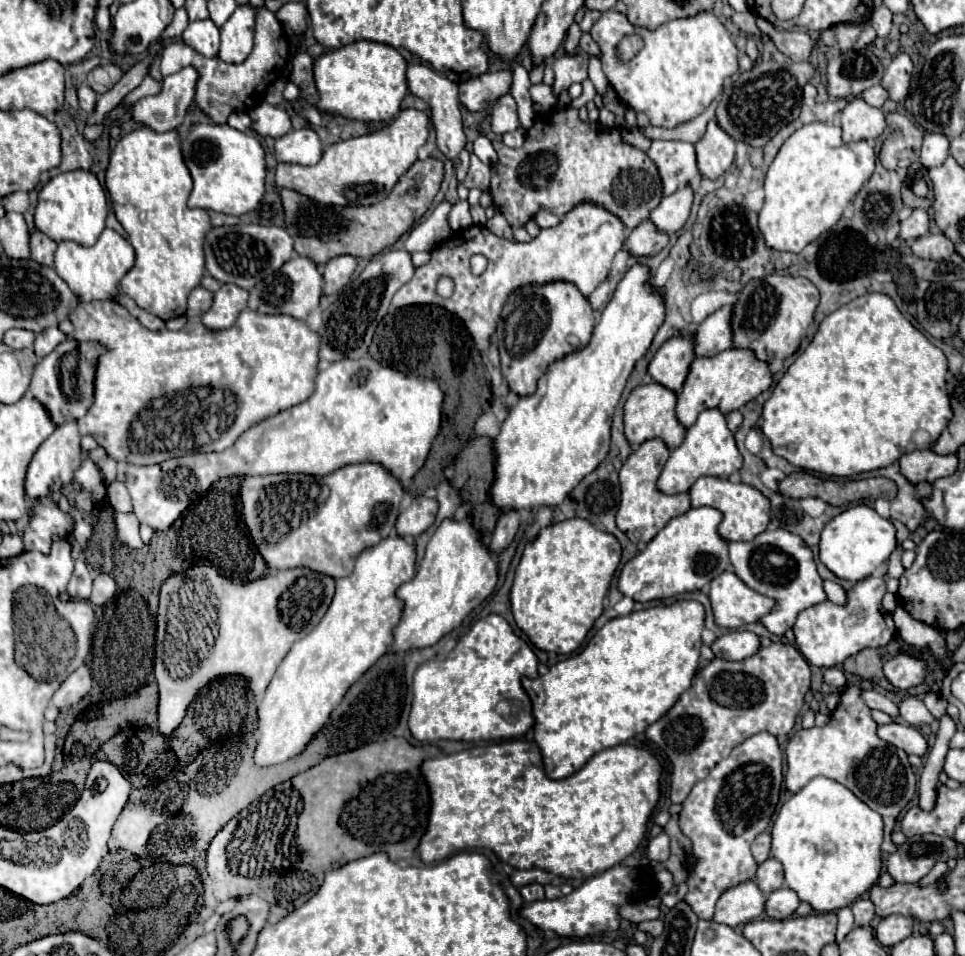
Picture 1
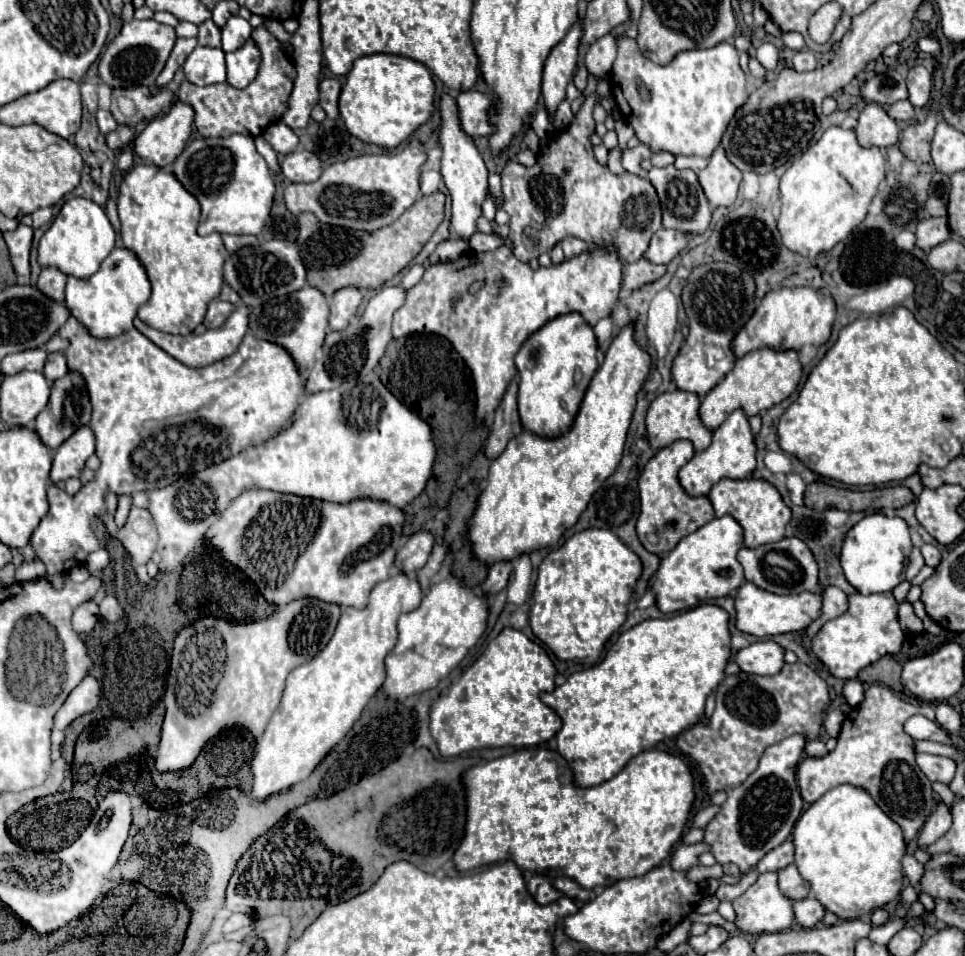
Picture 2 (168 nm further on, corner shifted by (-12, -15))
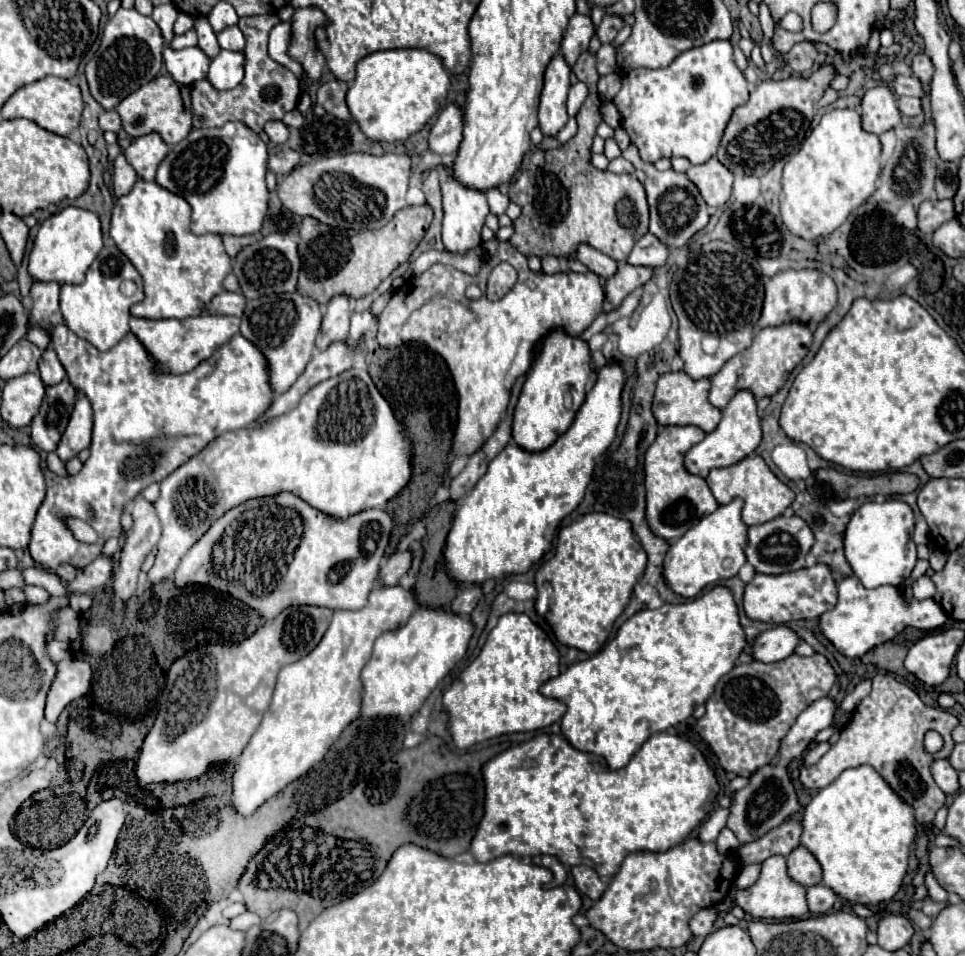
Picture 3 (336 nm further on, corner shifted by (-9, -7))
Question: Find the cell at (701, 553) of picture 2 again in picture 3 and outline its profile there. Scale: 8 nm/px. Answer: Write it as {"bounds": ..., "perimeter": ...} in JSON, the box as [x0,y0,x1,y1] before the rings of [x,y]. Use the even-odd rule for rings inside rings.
{"bounds":[664,498,748,598],"perimeter":[[[734,498],[732,502],[720,506],[716,512],[704,516],[682,538],[670,544],[670,550],[664,558],[664,578],[676,594],[684,598],[694,598],[706,586],[736,576],[742,564],[746,564],[744,546],[748,546],[748,538],[746,538],[748,526],[742,522],[740,516],[742,506],[744,500]]]}

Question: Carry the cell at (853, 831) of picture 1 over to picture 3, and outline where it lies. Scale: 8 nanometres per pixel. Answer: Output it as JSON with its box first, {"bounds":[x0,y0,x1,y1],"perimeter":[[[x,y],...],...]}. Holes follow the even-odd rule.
{"bounds":[802,764,916,904],"perimeter":[[[868,764],[842,772],[830,786],[818,790],[802,816],[802,846],[810,848],[824,870],[822,884],[850,904],[880,904],[894,898],[908,870],[910,844],[916,840],[914,808],[906,804],[890,784]]]}

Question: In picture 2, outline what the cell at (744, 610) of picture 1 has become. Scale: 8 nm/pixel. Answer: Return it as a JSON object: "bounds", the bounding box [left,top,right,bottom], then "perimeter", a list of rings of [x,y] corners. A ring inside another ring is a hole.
{"bounds":[735,582,821,638],"perimeter":[[[745,582],[739,586],[735,594],[735,612],[737,612],[737,618],[735,618],[737,630],[745,634],[753,634],[757,638],[765,638],[765,636],[807,628],[821,614],[821,596],[813,596],[811,592],[801,592],[797,596],[777,596],[757,588],[755,584]]]}

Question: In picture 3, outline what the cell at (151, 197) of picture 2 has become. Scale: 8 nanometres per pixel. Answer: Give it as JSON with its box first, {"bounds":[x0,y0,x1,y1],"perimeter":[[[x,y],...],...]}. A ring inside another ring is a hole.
{"bounds":[110,180,232,318],"perimeter":[[[138,180],[134,190],[116,200],[110,222],[110,236],[122,254],[134,264],[144,280],[146,298],[130,308],[138,318],[176,318],[200,316],[206,304],[224,292],[222,280],[232,272],[232,262],[216,234],[194,236],[190,232],[190,204],[154,182]]]}

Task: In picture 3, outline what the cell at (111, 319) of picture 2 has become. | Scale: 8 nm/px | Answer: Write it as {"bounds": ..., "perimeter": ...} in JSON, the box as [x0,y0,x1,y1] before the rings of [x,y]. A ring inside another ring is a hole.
{"bounds":[60,244,144,352],"perimeter":[[[106,244],[100,250],[100,254],[96,256],[96,260],[92,262],[92,266],[88,268],[84,284],[62,286],[60,310],[64,314],[66,326],[76,336],[88,340],[98,350],[106,352],[112,346],[116,346],[128,334],[128,330],[130,330],[130,326],[128,326],[130,306],[140,302],[142,298],[144,298],[144,288],[142,288],[142,278],[140,278],[138,270],[132,266],[132,262],[114,244]],[[124,280],[132,280],[138,286],[134,296],[124,296],[120,292],[120,284]]]}

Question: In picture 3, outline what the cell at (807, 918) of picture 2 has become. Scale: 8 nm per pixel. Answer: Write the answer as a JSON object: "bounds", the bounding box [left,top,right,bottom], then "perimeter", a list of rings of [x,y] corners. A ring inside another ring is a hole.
{"bounds":[808,884,838,914],"perimeter":[[[816,884],[808,888],[808,906],[810,912],[814,914],[826,914],[828,910],[832,910],[836,900],[838,900],[836,892],[824,884]]]}

